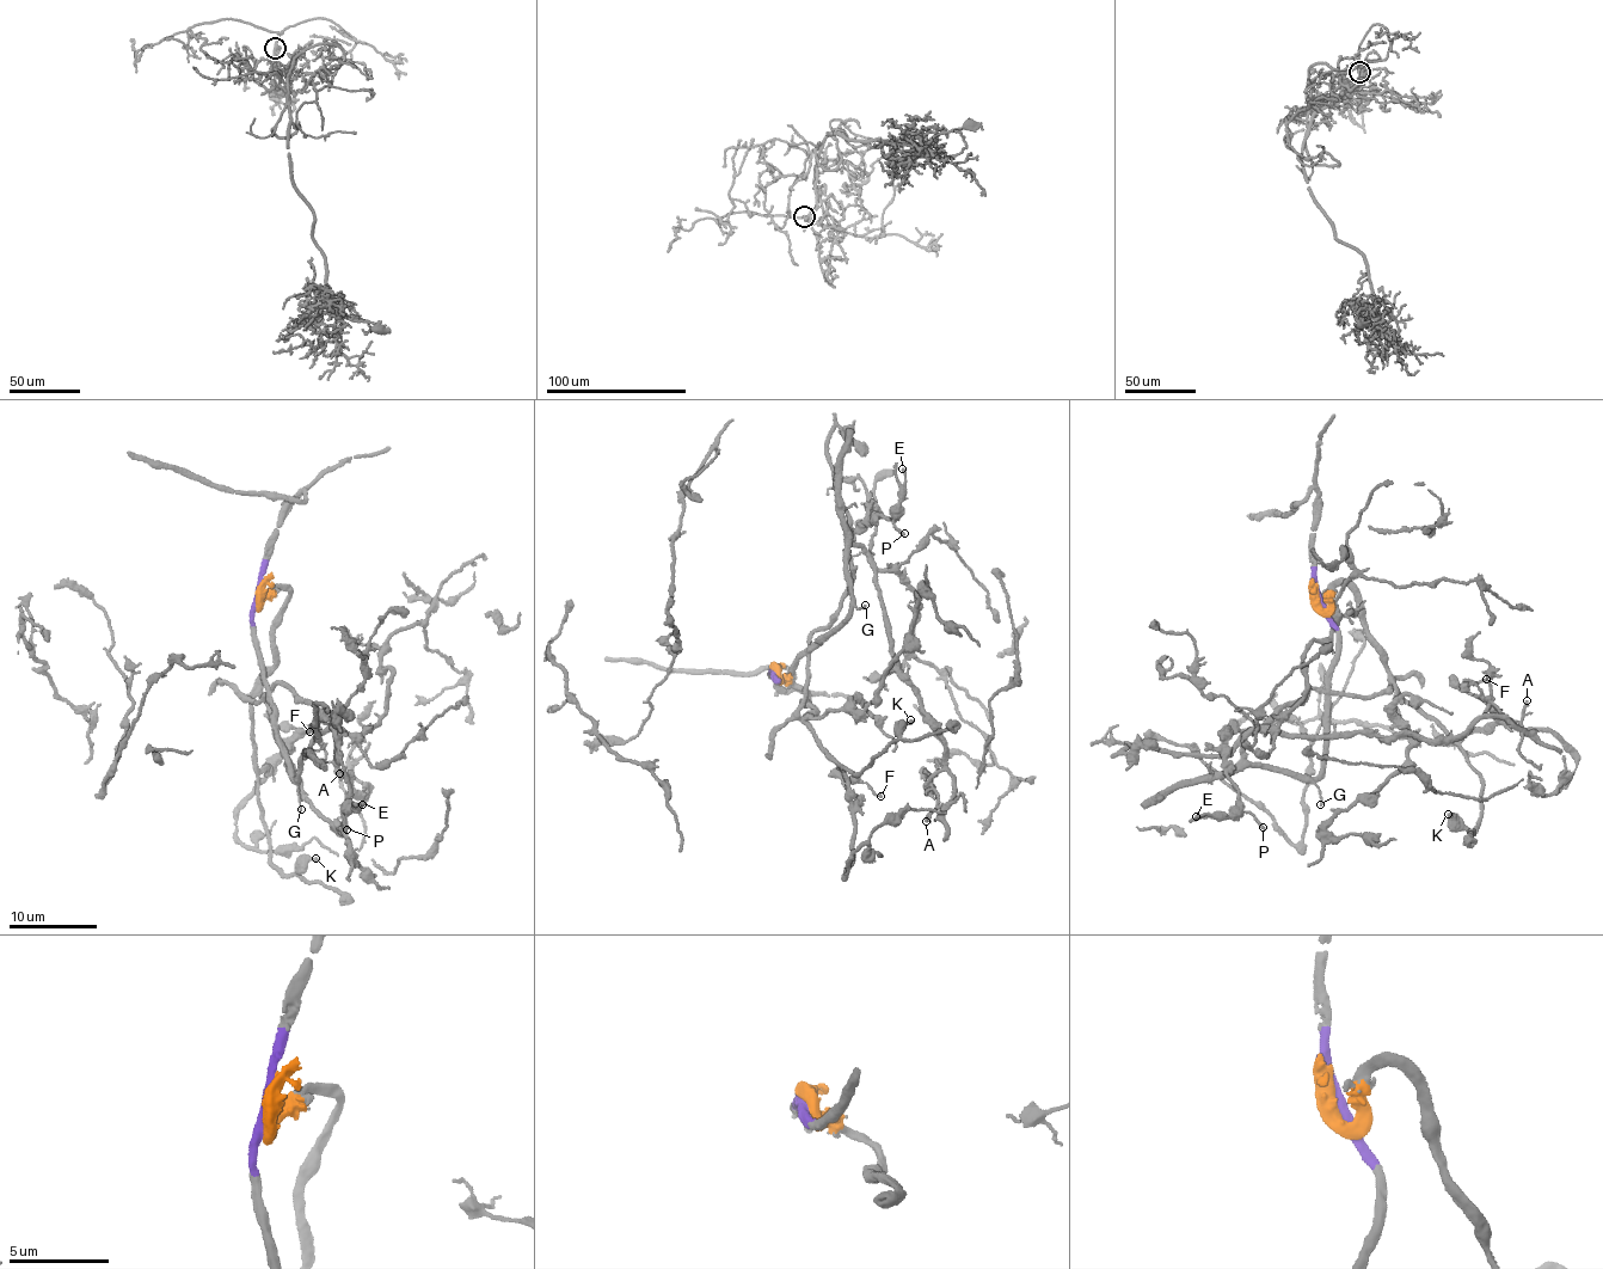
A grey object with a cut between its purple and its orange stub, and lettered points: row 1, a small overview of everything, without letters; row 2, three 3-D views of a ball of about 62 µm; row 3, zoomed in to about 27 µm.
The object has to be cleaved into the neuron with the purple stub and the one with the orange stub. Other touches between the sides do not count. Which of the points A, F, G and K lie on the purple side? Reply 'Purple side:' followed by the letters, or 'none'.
Purple side: A, G

